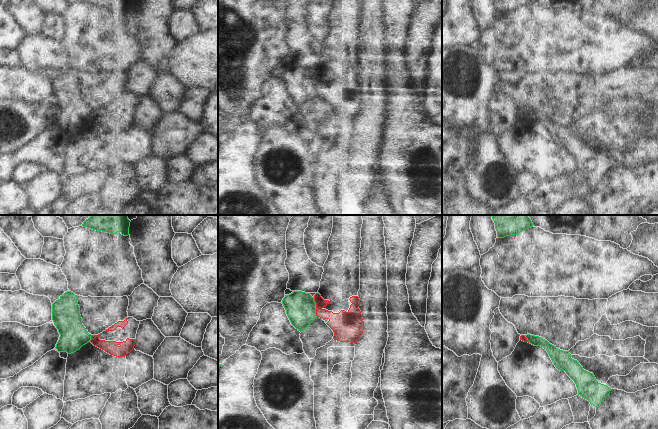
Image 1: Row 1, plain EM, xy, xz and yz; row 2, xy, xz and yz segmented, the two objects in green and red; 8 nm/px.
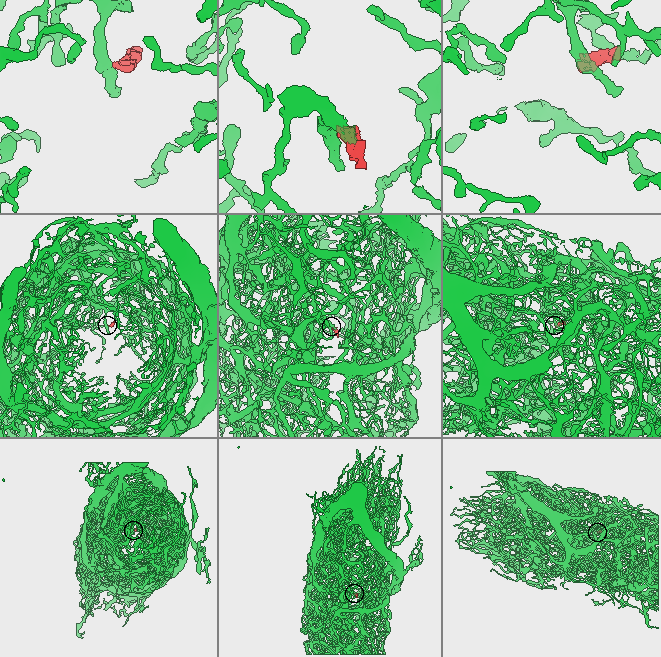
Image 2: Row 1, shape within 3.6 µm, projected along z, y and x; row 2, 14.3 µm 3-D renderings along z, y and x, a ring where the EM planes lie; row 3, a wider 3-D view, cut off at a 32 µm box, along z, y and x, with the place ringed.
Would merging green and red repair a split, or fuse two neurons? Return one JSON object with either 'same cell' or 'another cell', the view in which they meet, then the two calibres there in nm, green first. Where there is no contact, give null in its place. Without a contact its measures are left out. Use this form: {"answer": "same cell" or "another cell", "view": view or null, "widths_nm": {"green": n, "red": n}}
{"answer": "another cell", "view": "xz", "widths_nm": {"green": 240, "red": 180}}

